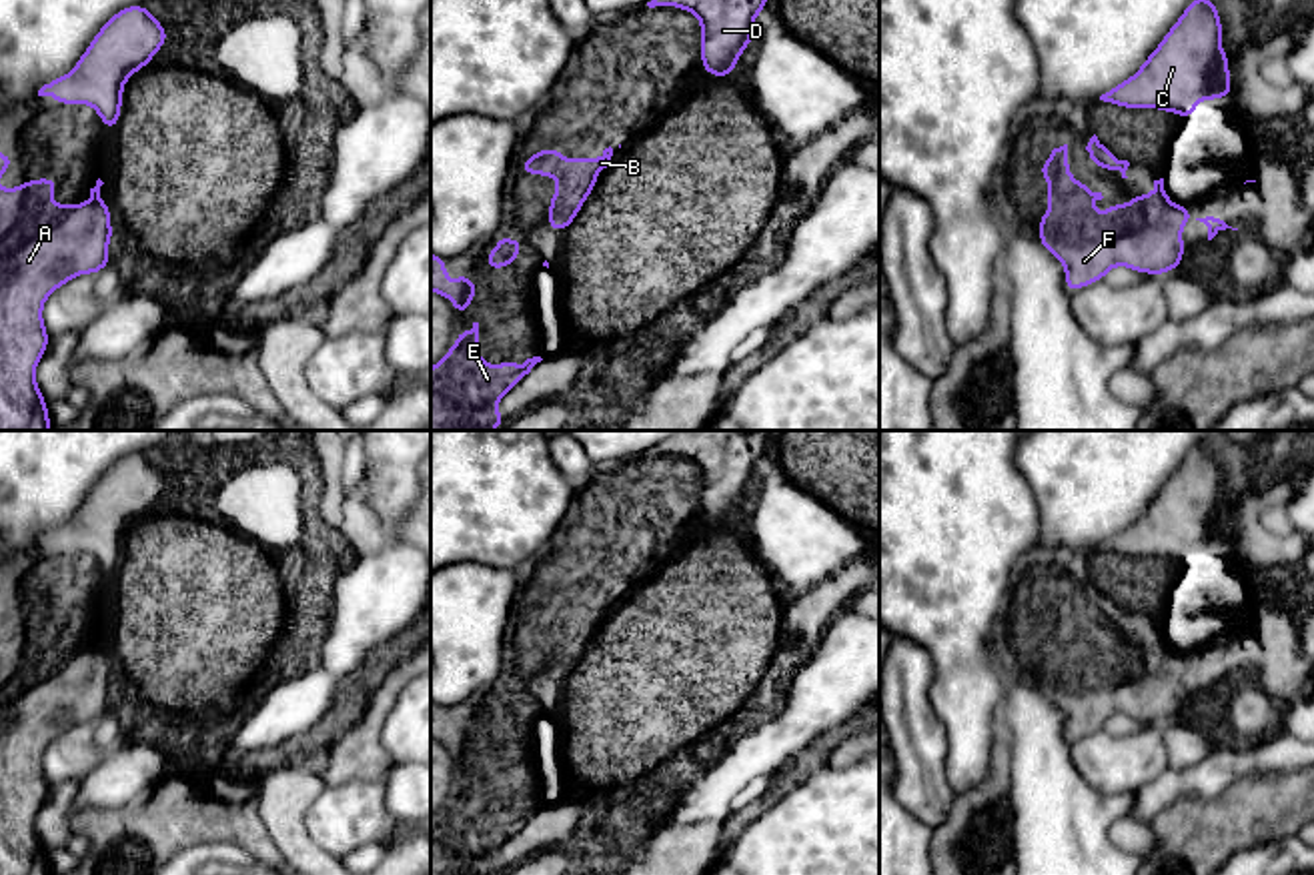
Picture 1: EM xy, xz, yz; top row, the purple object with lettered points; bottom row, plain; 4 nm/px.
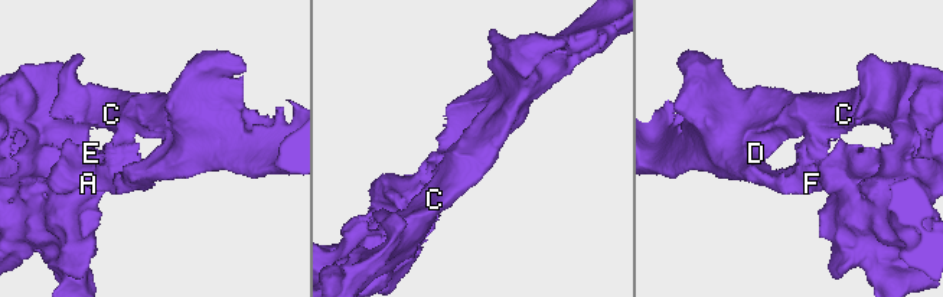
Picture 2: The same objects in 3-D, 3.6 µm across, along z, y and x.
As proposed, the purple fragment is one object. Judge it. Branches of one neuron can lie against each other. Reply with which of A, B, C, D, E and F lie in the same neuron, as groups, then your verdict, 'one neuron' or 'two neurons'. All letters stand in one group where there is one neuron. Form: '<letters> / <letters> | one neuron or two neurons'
A B C D E F | one neuron

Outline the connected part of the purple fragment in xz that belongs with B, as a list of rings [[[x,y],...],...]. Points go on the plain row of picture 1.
[[[543,597],[541,601],[523,609],[521,619],[525,623],[555,625],[559,635],[551,645],[549,671],[551,679],[567,679],[581,659],[583,651],[599,629],[599,619],[611,613],[613,597],[605,597],[599,607],[575,605],[571,611],[563,601],[555,597]]]

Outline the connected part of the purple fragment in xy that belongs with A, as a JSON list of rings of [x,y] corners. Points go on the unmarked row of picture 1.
[[[58,627],[24,629],[20,637],[0,637],[0,875],[52,875],[48,851],[40,843],[34,819],[48,795],[44,749],[74,725],[98,723],[110,713],[110,657],[100,647],[100,627],[90,649],[54,653]]]

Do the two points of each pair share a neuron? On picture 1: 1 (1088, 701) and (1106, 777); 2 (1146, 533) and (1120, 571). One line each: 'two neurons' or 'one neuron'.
1: two neurons
2: one neuron

